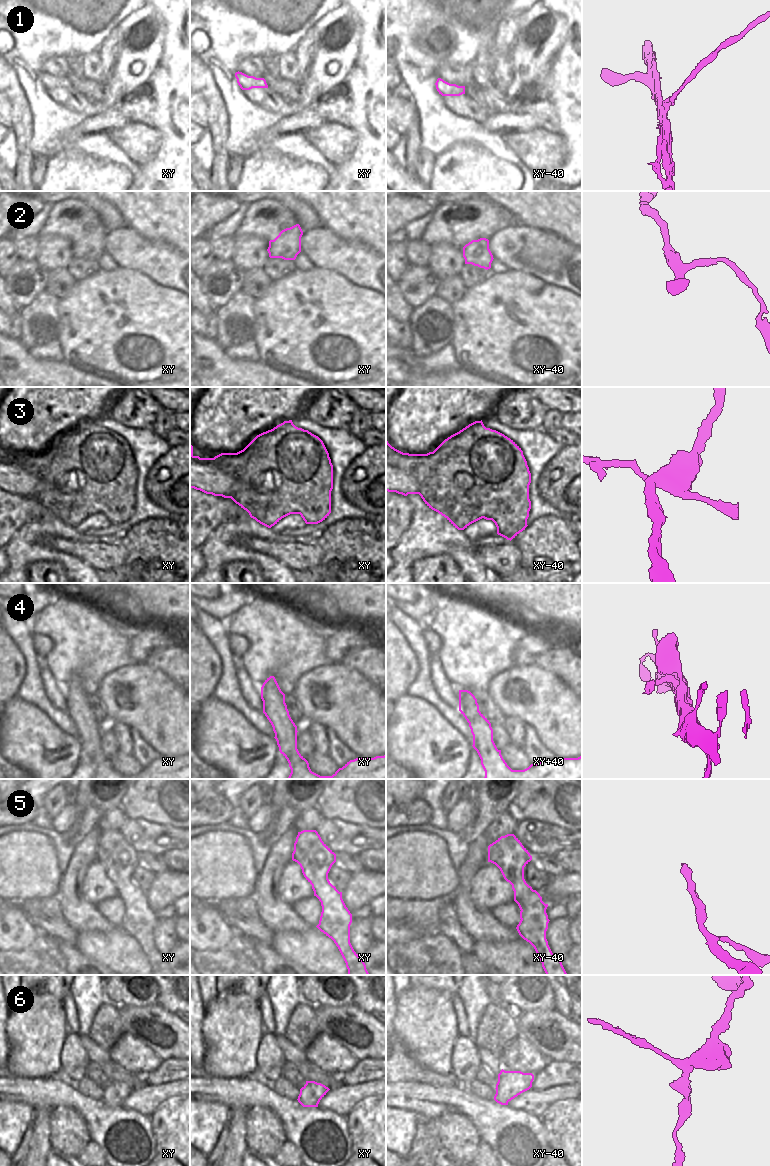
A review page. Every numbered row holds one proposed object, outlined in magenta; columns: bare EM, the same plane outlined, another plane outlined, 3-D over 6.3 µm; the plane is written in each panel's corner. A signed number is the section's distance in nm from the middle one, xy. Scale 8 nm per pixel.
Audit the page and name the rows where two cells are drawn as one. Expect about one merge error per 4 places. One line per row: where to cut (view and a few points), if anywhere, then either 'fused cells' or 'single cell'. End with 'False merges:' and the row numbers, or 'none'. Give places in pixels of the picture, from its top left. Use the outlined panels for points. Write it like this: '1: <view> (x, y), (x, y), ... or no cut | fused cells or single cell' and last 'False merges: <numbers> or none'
1: xy (249, 76), (240, 86) | fused cells
2: no cut | single cell
3: xy (283, 479), (283, 482), (275, 491), (259, 491), (256, 488) | fused cells
4: no cut | single cell
5: xy-40 (520, 911), (521, 918) | fused cells
6: no cut | single cell
False merges: 1, 3, 5

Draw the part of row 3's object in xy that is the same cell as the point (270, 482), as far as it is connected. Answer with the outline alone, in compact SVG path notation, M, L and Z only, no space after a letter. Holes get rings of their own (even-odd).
M268 472L257 481L257 489L260 492L276 492L282 483L283 479L280 474Z

